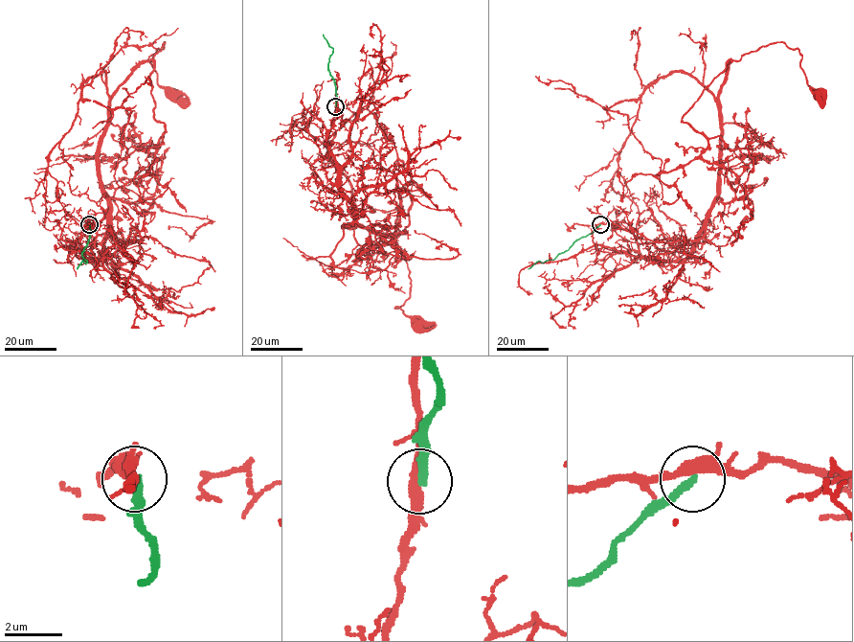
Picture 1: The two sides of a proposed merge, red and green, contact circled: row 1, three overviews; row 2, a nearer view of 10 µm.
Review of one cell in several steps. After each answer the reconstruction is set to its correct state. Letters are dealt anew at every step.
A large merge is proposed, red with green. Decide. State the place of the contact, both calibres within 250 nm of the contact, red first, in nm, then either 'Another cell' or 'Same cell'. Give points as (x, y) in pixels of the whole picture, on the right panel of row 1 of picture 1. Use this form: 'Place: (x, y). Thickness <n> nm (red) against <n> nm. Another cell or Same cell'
Place: (600, 224). Thickness 320 nm (red) against 280 nm. Another cell

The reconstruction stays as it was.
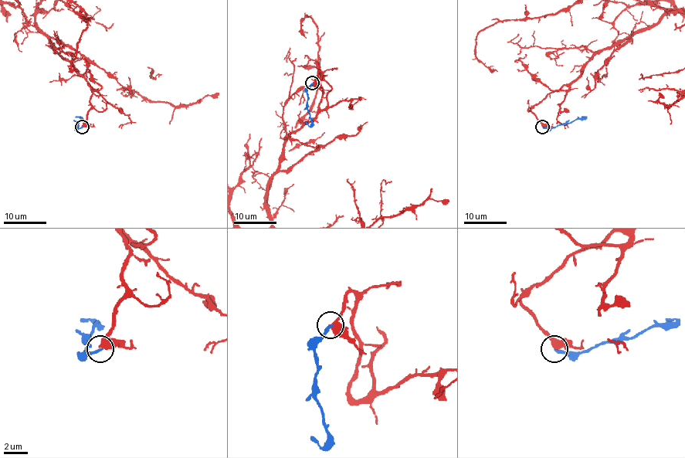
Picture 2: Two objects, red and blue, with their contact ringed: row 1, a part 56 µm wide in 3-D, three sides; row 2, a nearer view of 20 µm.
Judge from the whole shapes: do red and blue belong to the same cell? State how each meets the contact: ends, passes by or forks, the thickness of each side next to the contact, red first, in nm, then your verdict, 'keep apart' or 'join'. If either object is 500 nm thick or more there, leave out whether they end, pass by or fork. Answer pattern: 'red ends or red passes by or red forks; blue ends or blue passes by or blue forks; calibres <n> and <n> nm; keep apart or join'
red passes by; blue ends; calibres 420 and 240 nm; keep apart

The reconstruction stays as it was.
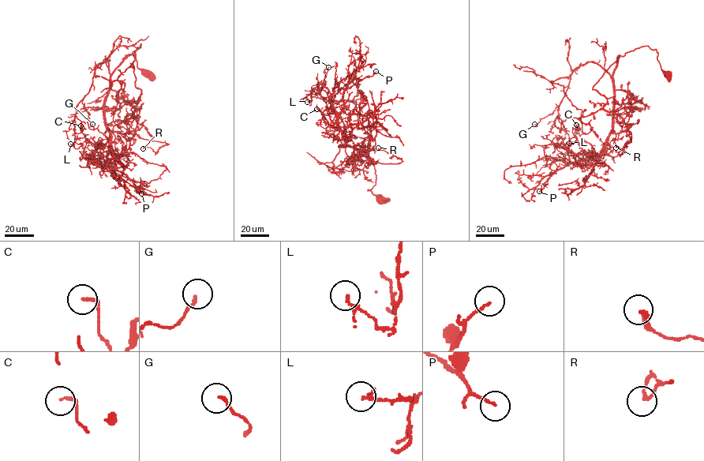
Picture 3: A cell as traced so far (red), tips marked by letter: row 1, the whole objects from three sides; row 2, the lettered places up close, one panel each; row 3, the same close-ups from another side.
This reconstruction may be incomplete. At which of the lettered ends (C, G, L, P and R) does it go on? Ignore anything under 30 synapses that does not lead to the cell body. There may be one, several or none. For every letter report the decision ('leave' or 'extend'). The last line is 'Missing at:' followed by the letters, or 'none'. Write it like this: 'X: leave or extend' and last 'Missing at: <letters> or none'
C: leave
G: leave
L: leave
P: leave
R: leave
Missing at: none

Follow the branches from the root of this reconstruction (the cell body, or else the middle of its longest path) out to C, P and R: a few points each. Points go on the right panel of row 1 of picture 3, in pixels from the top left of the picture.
C: (668, 74), (657, 51), (647, 46), (619, 56), (612, 76), (612, 129), (600, 155), (580, 136), (576, 125)
P: (668, 74), (647, 46), (619, 56), (612, 129), (600, 158), (568, 163), (539, 191)
R: (668, 74), (657, 51), (647, 46), (617, 58), (612, 129), (626, 131), (631, 141), (621, 151), (616, 148)

